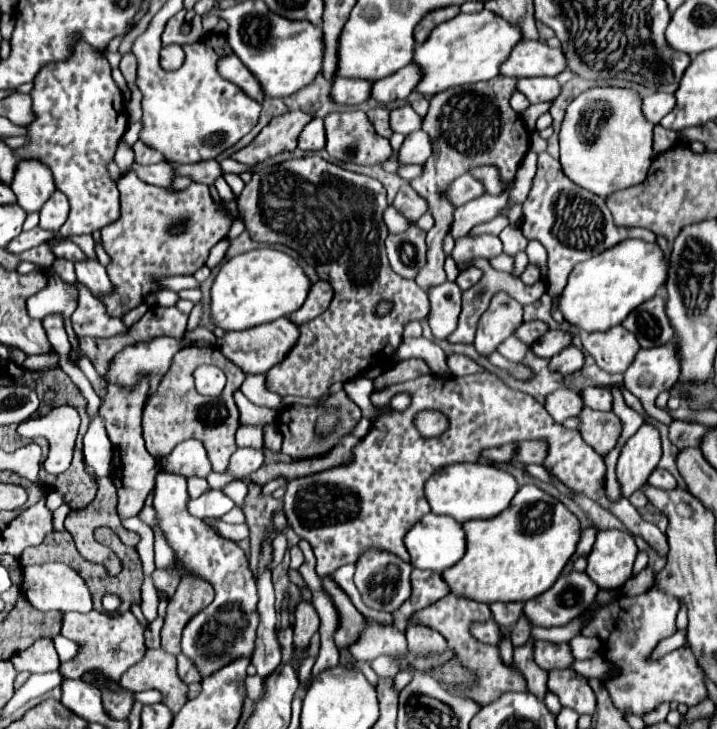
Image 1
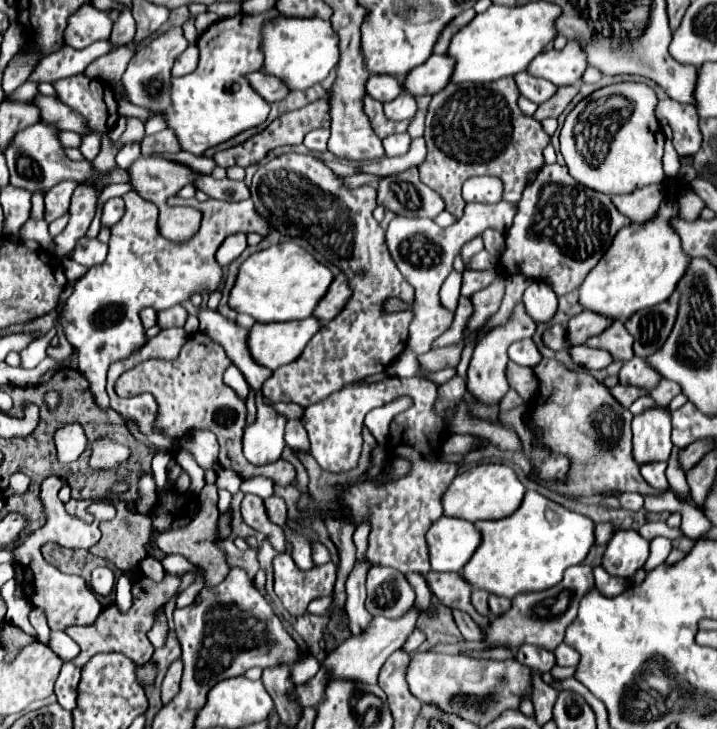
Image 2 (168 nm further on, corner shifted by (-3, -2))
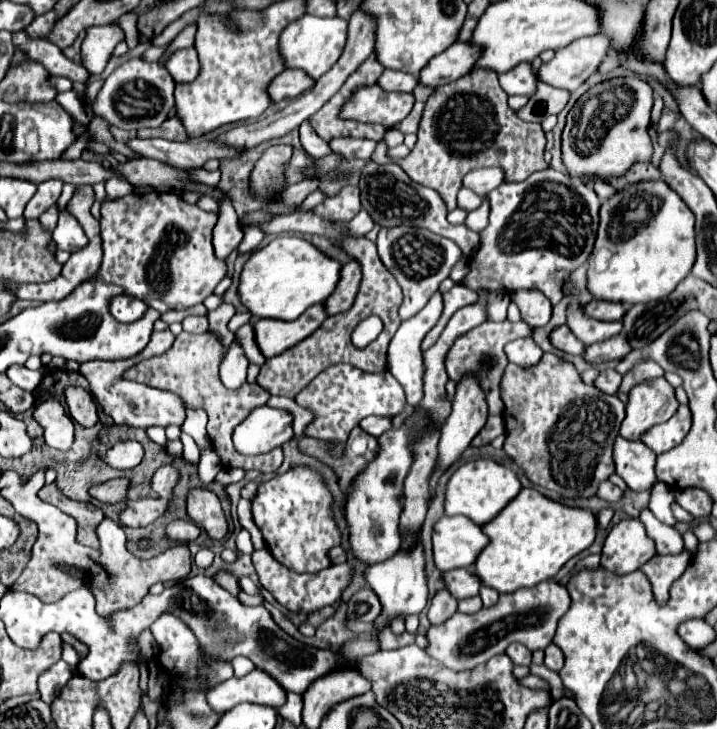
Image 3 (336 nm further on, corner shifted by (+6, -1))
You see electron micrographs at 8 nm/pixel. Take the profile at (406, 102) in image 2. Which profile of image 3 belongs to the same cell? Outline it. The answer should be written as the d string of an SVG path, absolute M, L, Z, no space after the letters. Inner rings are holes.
M379 85L359 89L343 107L343 119L363 123L383 123L387 127L403 121L415 99L411 93L387 93Z

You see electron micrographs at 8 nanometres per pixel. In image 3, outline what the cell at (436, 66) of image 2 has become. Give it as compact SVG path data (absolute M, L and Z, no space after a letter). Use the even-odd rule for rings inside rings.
M453 43L445 53L439 53L425 65L425 69L421 69L419 83L433 89L451 83L473 69L479 53L479 47L471 43Z

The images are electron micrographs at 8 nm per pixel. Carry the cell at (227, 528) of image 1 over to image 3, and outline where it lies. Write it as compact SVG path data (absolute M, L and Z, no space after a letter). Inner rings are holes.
M242 529L237 535L236 547L242 553L252 553L254 551L250 534L247 530Z

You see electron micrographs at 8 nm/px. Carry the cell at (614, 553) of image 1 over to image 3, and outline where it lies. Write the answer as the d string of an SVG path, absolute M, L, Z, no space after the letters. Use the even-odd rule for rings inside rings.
M623 519L609 531L603 551L601 567L625 575L637 571L647 559L655 555L655 545L647 537L645 527L639 519Z

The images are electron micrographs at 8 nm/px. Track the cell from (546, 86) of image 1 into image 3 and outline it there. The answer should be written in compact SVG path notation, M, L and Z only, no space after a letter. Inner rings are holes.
M519 63L507 73L499 75L499 83L507 95L527 95L531 97L537 91L537 77L531 69L531 63Z

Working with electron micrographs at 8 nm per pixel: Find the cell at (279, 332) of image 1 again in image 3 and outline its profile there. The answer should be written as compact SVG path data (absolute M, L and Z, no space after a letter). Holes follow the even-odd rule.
M313 305L295 321L277 321L277 319L257 319L253 323L255 341L265 355L265 359L277 357L289 347L297 345L309 337L323 321L327 319L323 305Z

